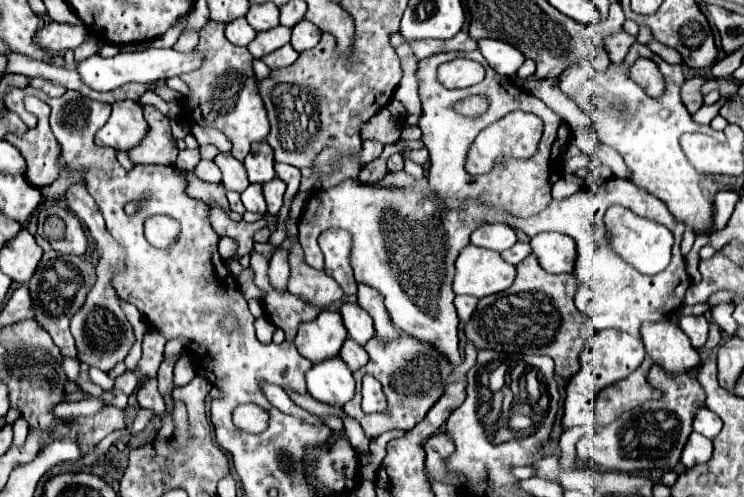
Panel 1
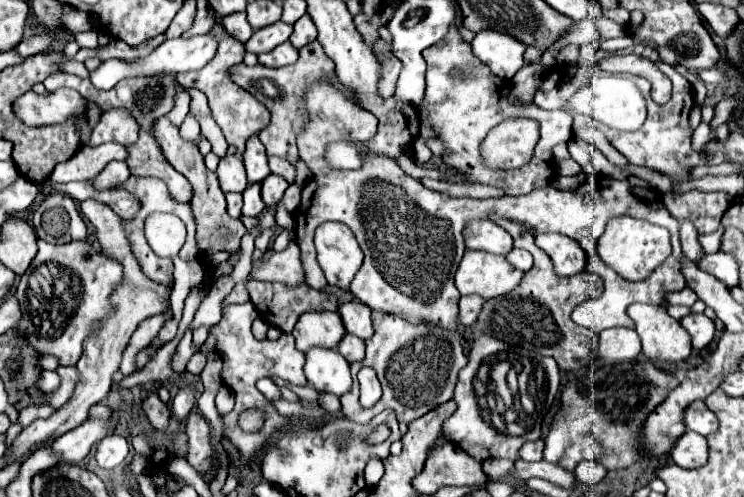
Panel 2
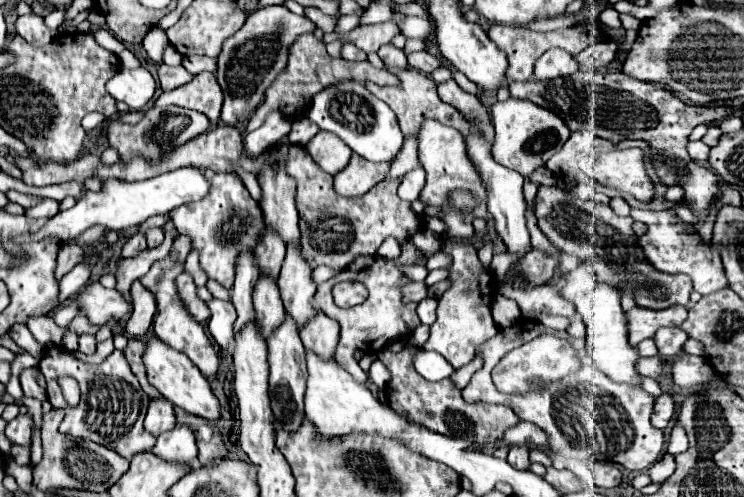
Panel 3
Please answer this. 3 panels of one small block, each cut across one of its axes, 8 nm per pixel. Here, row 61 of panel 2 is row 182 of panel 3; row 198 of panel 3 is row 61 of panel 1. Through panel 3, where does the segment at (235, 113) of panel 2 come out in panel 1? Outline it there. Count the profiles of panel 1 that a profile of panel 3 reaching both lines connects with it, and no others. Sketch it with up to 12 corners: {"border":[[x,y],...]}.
{"border":[[208,20],[180,74],[186,122],[216,128],[242,162],[270,124],[248,48]]}

